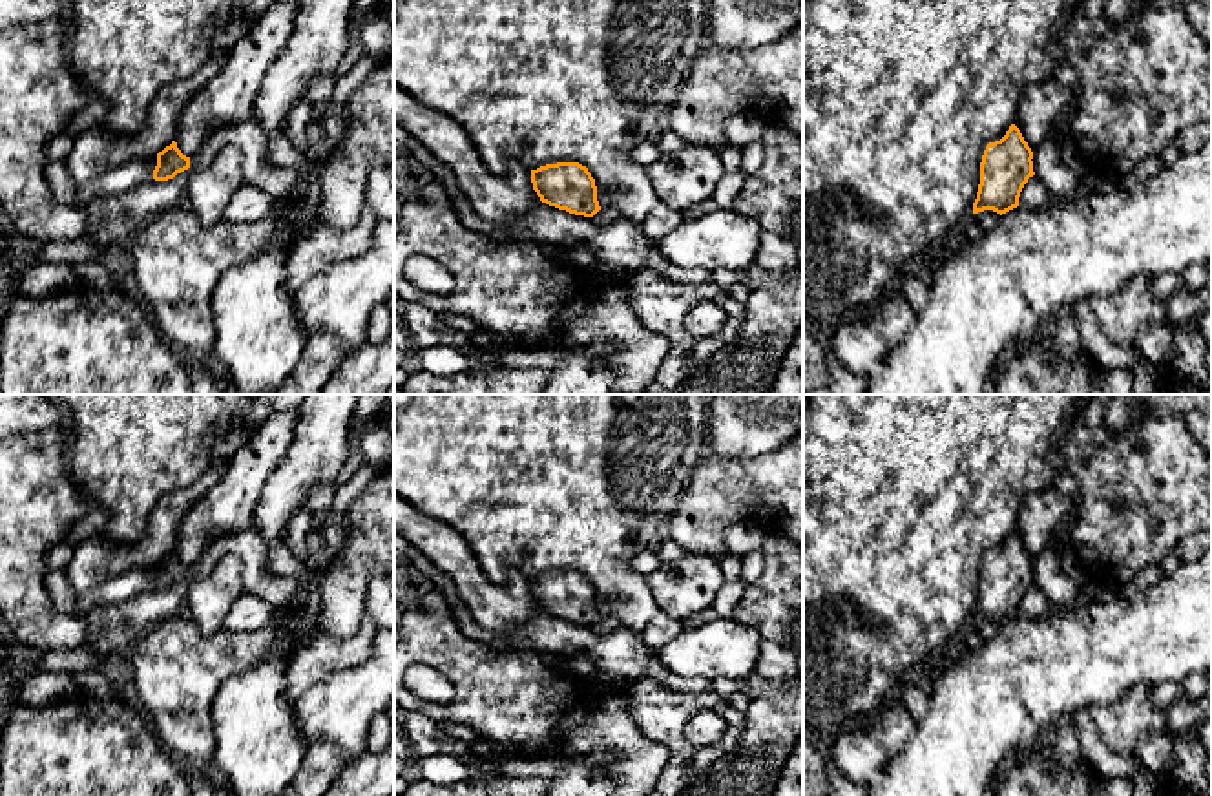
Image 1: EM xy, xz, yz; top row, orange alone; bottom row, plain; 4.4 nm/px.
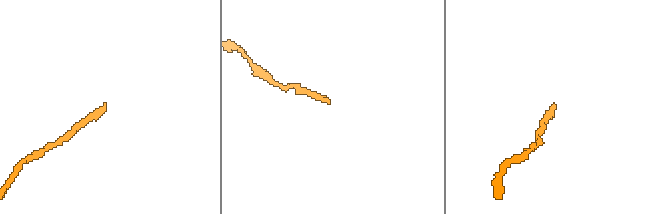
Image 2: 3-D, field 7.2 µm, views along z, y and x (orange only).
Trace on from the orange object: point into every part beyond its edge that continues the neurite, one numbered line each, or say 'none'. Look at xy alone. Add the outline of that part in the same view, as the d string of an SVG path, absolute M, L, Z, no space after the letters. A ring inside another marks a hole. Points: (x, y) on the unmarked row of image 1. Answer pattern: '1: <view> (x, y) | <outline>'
1: xy (229, 506) | M296 407L272 414L228 460L223 478L193 506L179 526L175 546L183 564L193 566L217 529L234 535L254 524L254 511L272 469L287 453L296 425Z

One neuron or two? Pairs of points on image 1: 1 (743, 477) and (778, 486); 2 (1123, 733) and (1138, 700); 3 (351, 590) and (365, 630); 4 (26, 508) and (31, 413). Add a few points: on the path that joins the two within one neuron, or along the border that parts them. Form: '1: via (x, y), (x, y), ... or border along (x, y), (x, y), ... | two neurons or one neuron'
1: via (752, 486), (769, 486) | one neuron
2: via (1123, 725), (1134, 712), (1134, 707) | one neuron
3: border along (365, 612), (349, 636), (333, 638), (320, 628) | two neurons
4: border along (57, 426), (46, 431), (19, 435) | two neurons

